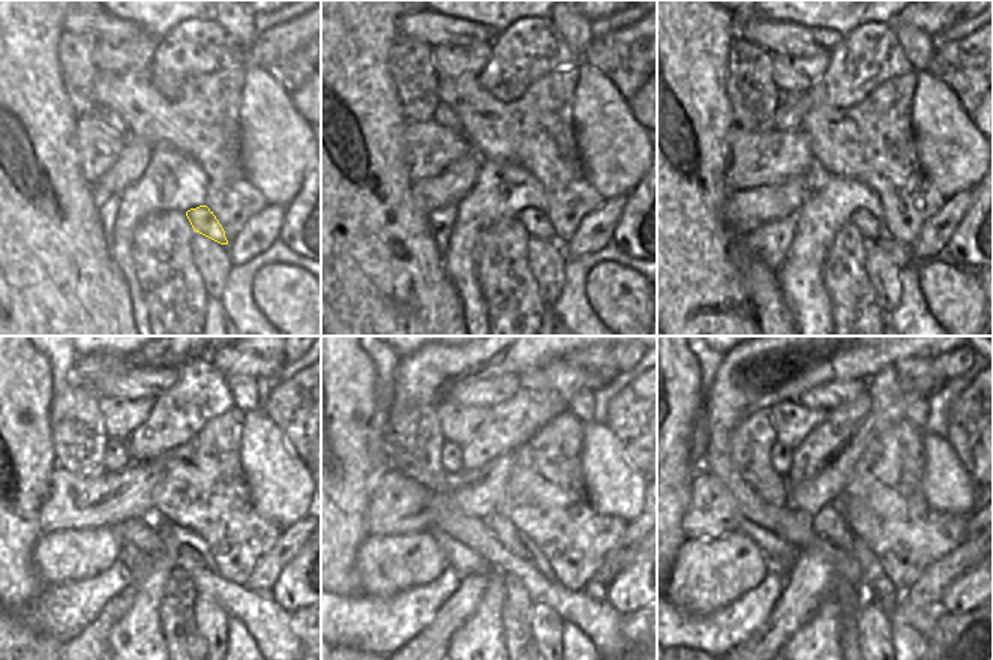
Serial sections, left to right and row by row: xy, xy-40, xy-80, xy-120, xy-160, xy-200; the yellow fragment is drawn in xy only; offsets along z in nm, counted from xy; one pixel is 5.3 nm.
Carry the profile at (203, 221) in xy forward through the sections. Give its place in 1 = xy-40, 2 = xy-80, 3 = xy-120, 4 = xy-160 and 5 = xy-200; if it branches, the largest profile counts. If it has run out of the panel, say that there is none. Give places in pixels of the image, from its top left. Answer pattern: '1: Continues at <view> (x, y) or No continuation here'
1: Continues at xy-40 (536, 222)
2: Continues at xy-80 (870, 227)
3: Continues at xy-120 (189, 558)
4: Continues at xy-160 (507, 534)
5: Continues at xy-200 (828, 524).

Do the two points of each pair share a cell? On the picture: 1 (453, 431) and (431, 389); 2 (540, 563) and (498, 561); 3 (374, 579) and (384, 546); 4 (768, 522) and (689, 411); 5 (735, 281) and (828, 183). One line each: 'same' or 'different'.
1: different
2: different
3: same
4: different
5: different

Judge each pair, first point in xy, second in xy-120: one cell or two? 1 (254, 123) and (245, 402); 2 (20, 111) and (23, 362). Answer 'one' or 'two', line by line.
1: two
2: one

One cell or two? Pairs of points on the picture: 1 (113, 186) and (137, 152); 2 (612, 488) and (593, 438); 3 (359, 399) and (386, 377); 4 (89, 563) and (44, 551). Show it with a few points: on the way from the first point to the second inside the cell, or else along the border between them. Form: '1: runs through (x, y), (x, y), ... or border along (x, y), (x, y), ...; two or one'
1: runs through (119, 177), (134, 161); one
2: runs through (609, 476), (603, 465), (602, 450); one
3: border along (366, 351), (377, 372), (375, 392), (384, 420); two
4: runs through (78, 555), (54, 554); one

